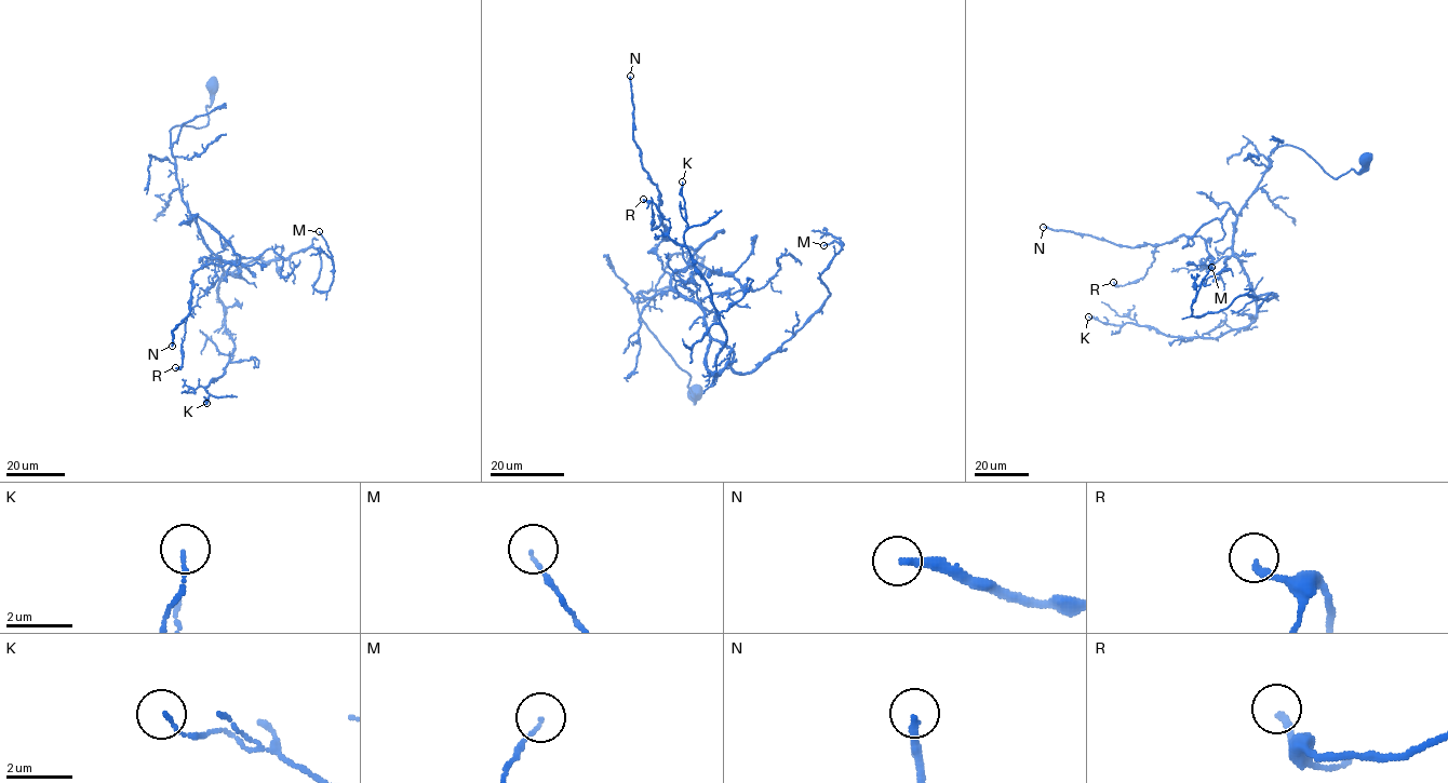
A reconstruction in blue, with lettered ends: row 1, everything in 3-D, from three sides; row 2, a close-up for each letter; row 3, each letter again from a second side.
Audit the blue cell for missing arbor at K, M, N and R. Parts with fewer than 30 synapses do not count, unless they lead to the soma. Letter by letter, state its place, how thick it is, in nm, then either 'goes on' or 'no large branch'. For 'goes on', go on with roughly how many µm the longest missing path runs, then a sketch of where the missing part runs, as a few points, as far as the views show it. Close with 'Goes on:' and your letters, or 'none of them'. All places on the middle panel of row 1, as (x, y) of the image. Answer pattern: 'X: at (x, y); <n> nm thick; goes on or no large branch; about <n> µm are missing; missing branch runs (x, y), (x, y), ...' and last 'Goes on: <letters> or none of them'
K: at (682, 181); 90 nm thick; no large branch
M: at (823, 245); 80 nm thick; no large branch
N: at (630, 76); 240 nm thick; goes on; about 35 µm are missing; missing branch runs (630, 76), (629, 44), (614, 37), (614, 17)
R: at (643, 199); 240 nm thick; no large branch
Goes on: N

